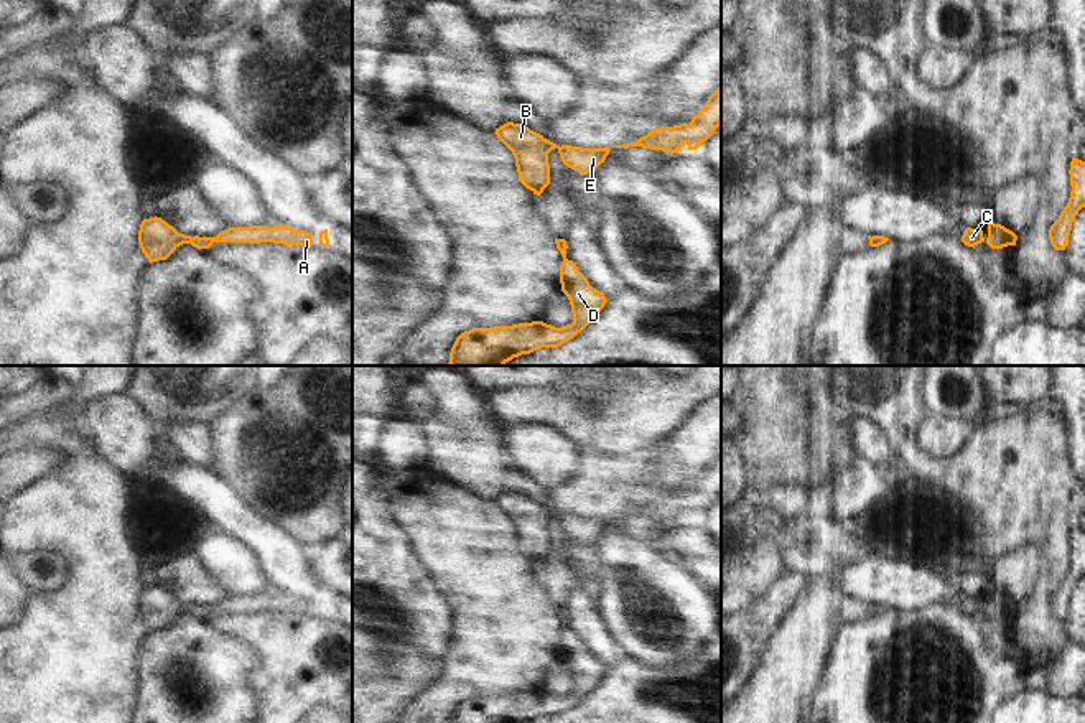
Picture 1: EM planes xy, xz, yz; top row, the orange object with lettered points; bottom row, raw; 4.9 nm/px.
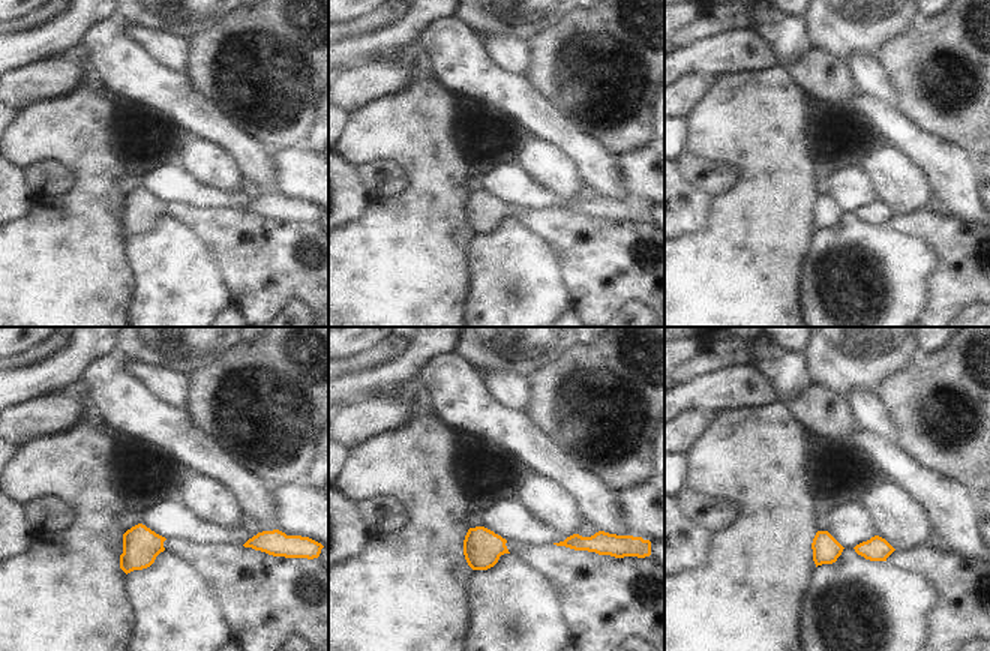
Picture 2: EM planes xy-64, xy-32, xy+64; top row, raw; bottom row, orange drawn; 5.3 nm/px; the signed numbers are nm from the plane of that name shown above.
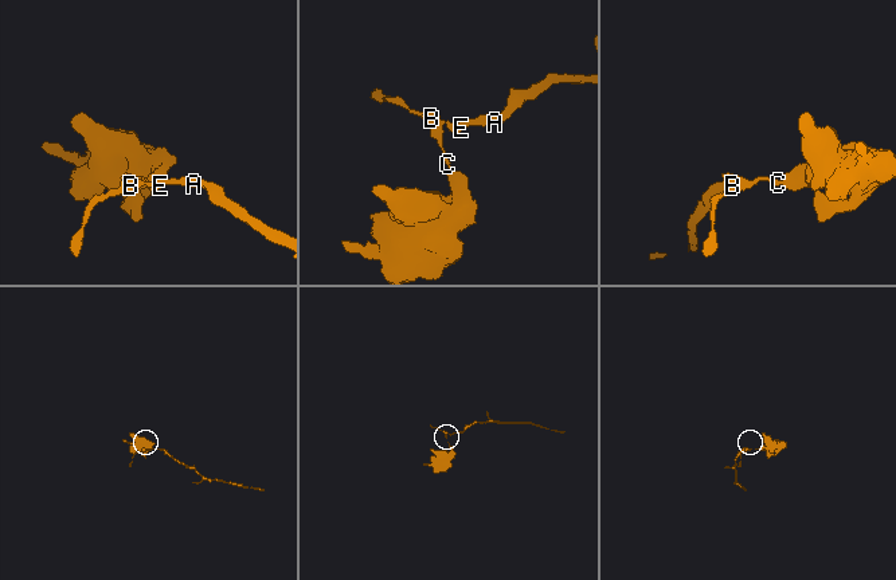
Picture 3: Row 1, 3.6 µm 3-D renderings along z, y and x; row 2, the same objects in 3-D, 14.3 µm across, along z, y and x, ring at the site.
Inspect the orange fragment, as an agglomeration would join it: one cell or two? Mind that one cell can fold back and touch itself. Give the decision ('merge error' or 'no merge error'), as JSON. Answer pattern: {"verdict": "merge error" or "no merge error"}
{"verdict": "no merge error"}

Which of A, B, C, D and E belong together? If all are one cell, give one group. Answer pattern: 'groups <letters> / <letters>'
groups A B C D E

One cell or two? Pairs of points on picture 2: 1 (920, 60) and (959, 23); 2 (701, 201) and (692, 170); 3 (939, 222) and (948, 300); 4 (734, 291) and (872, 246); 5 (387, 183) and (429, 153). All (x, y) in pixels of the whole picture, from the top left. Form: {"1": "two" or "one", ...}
{"1": "one", "2": "two", "3": "one", "4": "two", "5": "two"}

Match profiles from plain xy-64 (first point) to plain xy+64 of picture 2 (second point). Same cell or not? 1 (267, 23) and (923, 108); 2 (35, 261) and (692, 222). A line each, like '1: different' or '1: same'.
1: same
2: different

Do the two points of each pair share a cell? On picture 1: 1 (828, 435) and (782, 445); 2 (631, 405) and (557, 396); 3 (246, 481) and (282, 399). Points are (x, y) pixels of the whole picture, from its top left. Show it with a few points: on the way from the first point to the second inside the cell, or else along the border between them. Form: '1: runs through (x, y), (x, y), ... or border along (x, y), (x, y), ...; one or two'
1: runs through (817, 435), (809, 440), (794, 440); one
2: runs through (613, 419), (580, 419), (575, 414); one
3: runs through (246, 458), (242, 429), (259, 420); one

